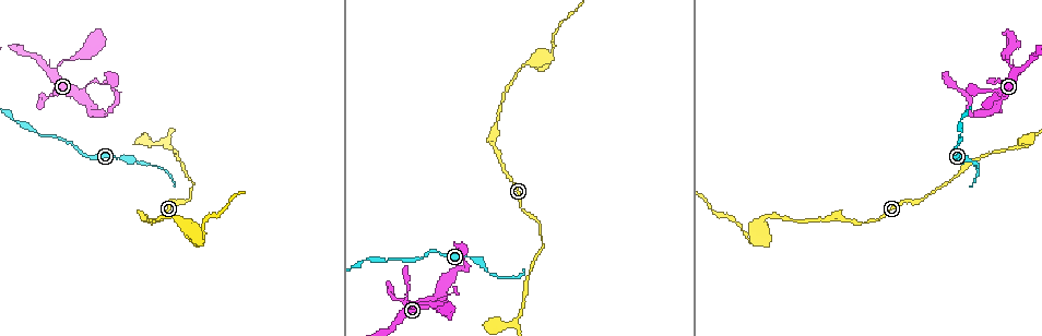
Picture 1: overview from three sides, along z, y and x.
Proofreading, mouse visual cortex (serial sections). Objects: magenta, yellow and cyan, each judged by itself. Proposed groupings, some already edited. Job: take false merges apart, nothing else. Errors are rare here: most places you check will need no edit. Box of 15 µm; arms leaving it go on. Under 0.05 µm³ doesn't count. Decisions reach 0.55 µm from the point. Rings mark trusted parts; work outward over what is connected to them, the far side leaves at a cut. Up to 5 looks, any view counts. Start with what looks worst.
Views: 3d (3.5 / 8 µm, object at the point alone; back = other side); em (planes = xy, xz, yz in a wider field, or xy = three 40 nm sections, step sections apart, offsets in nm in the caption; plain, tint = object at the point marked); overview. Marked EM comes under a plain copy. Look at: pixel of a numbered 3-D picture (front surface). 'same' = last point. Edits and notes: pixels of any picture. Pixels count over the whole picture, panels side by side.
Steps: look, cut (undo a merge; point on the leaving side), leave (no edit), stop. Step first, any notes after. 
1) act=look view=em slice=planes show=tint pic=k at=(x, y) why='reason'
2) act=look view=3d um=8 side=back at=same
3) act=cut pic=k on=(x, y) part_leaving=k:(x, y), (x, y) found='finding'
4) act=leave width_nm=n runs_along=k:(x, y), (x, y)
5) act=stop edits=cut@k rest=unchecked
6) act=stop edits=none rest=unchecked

act=look view=3d um=3.5 pic=1 at=(549, 58) why='calibre changes'

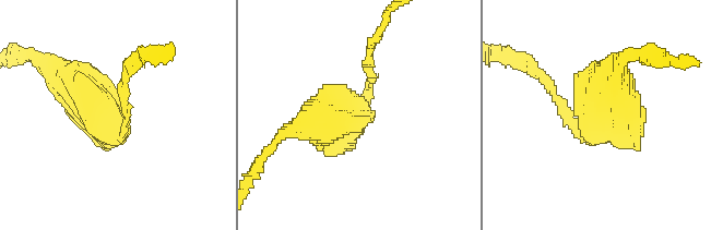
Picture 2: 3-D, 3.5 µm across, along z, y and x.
act=leave arm_widths_nm=150,450 runs_along=2:(299, 128), (354, 113), (370, 86), (367, 69) found='all the same cell'

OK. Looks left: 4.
act=look view=3d um=3.5 pic=1 at=(73, 145) why='thin neck'

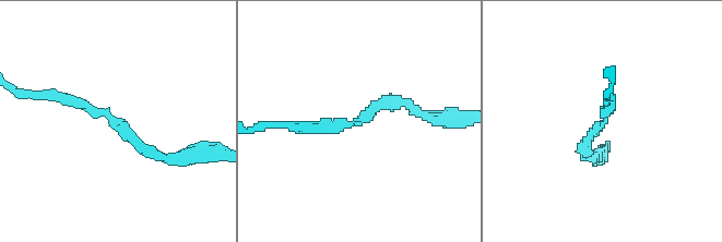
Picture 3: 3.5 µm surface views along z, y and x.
act=look view=em slice=xy step=1 show=tint pic=3 at=(108, 114) arm_widths_nm=150,200 why='shape alone is not enough'

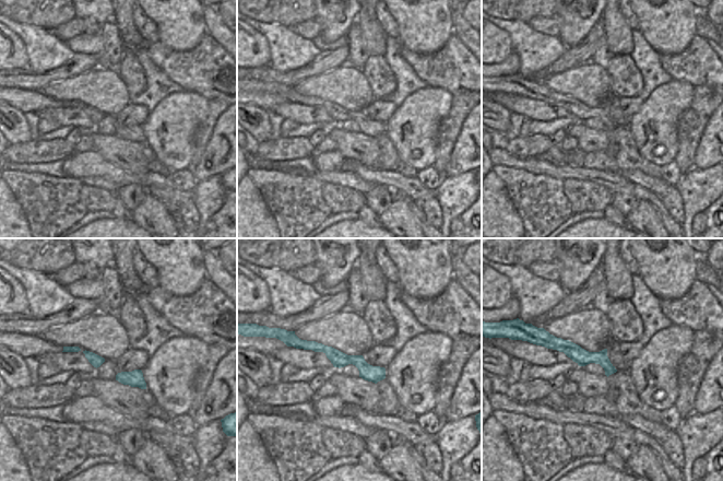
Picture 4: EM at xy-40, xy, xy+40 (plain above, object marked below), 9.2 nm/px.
act=leave runs_along=4:(305, 344), (382, 375) found='all the same cell'

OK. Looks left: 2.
act=stop edits=none rest=unchecked

